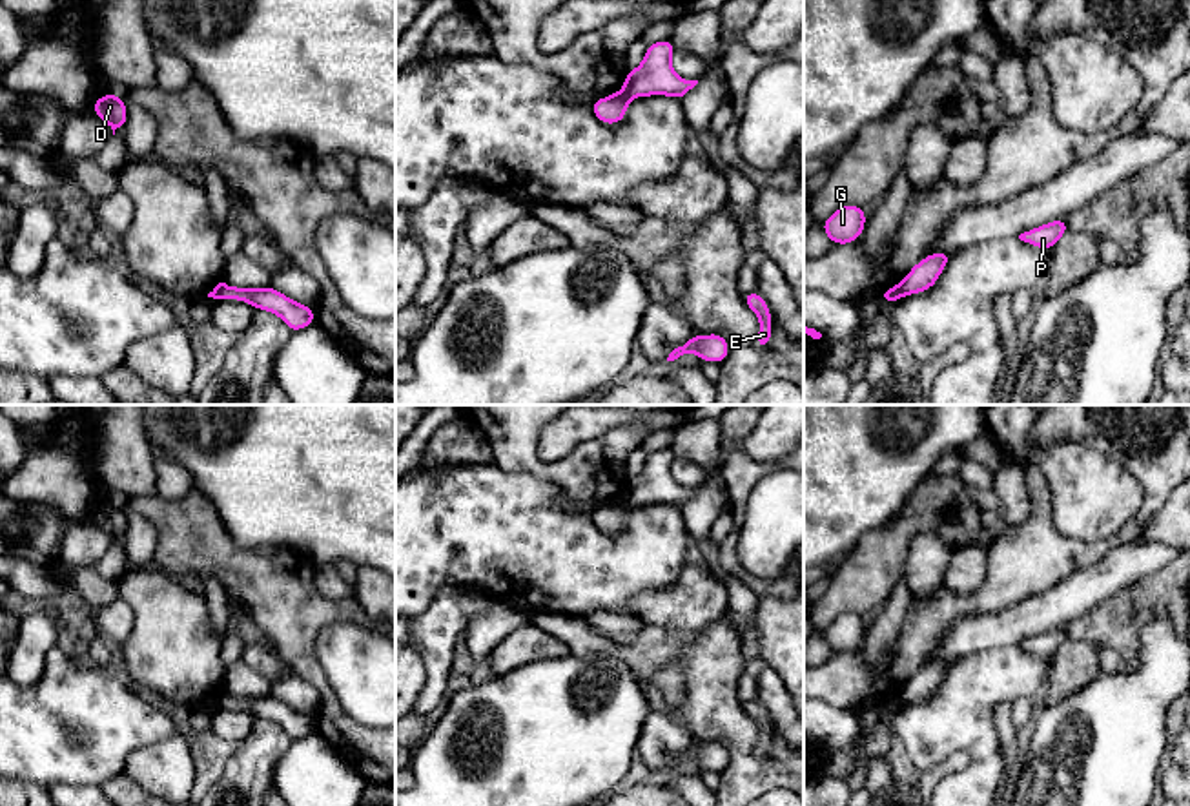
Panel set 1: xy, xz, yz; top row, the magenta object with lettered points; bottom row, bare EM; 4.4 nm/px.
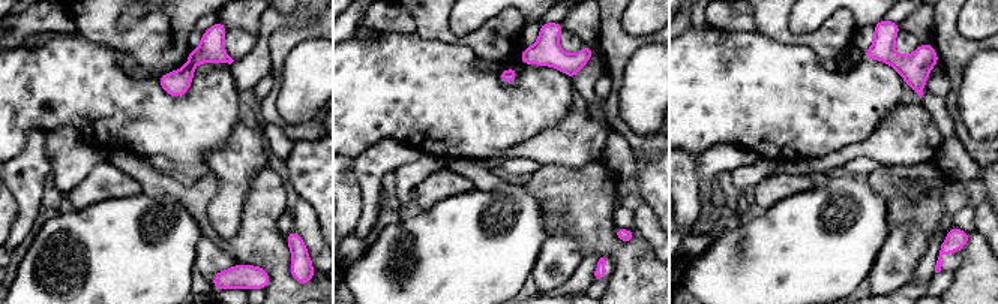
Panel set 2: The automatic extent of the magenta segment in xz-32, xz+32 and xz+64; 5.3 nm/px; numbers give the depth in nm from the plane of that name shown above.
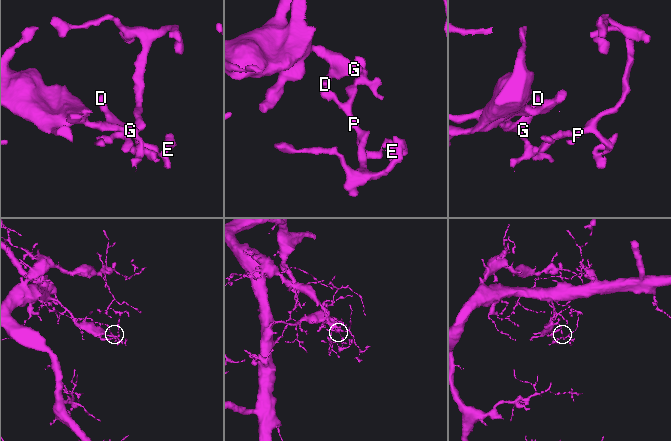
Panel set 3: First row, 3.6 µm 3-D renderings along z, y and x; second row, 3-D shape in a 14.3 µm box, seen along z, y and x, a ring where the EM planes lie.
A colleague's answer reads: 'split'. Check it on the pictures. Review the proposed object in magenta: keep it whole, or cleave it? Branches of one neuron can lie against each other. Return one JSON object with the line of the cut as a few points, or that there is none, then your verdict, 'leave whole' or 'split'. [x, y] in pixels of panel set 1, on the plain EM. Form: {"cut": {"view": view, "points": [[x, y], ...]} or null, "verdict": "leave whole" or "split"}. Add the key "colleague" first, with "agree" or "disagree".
{"colleague": "agree", "cut": {"view": "yz", "points": [[897, 693], [901, 704]]}, "verdict": "split"}

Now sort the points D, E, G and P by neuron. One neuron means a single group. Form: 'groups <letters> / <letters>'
groups D G / E P

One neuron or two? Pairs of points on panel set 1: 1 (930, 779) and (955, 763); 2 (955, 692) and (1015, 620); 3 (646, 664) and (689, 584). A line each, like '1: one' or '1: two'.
1: one
2: two
3: two

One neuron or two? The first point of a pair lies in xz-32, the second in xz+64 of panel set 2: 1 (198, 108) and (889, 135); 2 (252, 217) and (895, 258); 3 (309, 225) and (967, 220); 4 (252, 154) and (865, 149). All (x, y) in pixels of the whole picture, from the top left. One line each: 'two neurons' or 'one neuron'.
1: two neurons
2: two neurons
3: two neurons
4: one neuron

